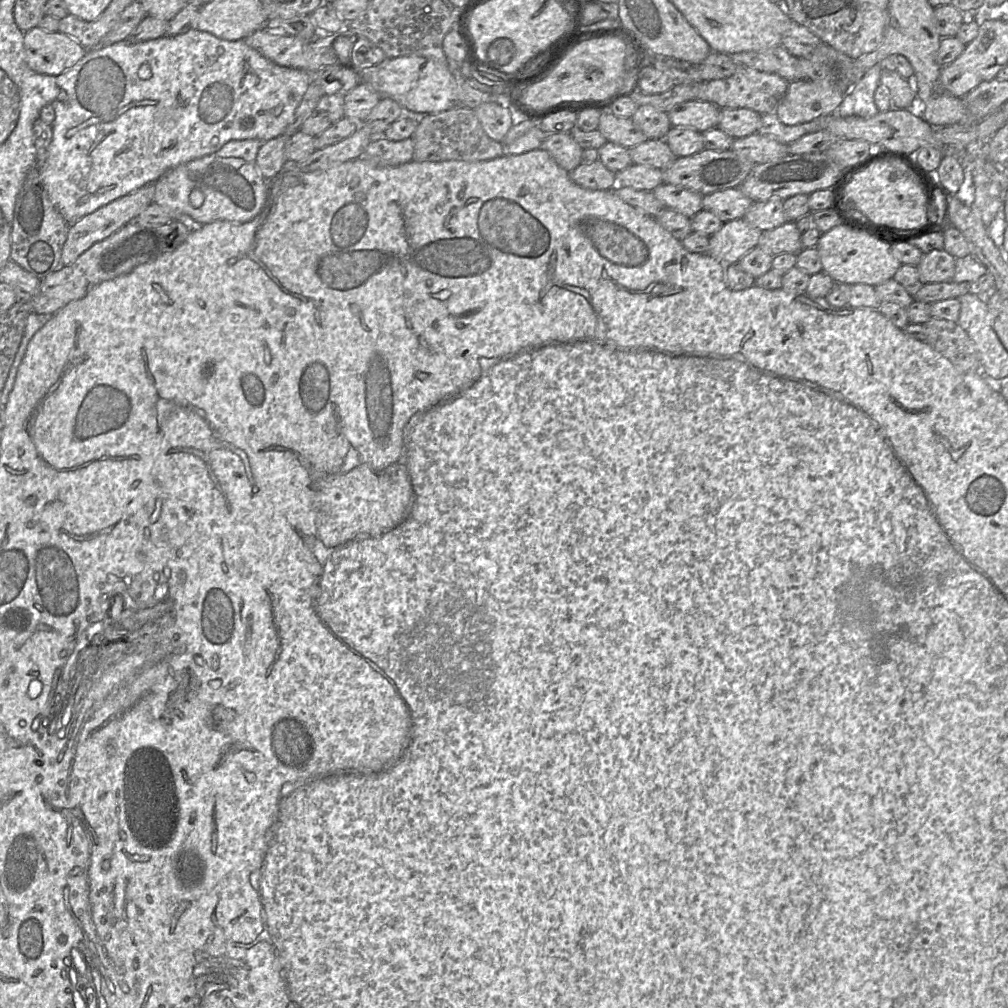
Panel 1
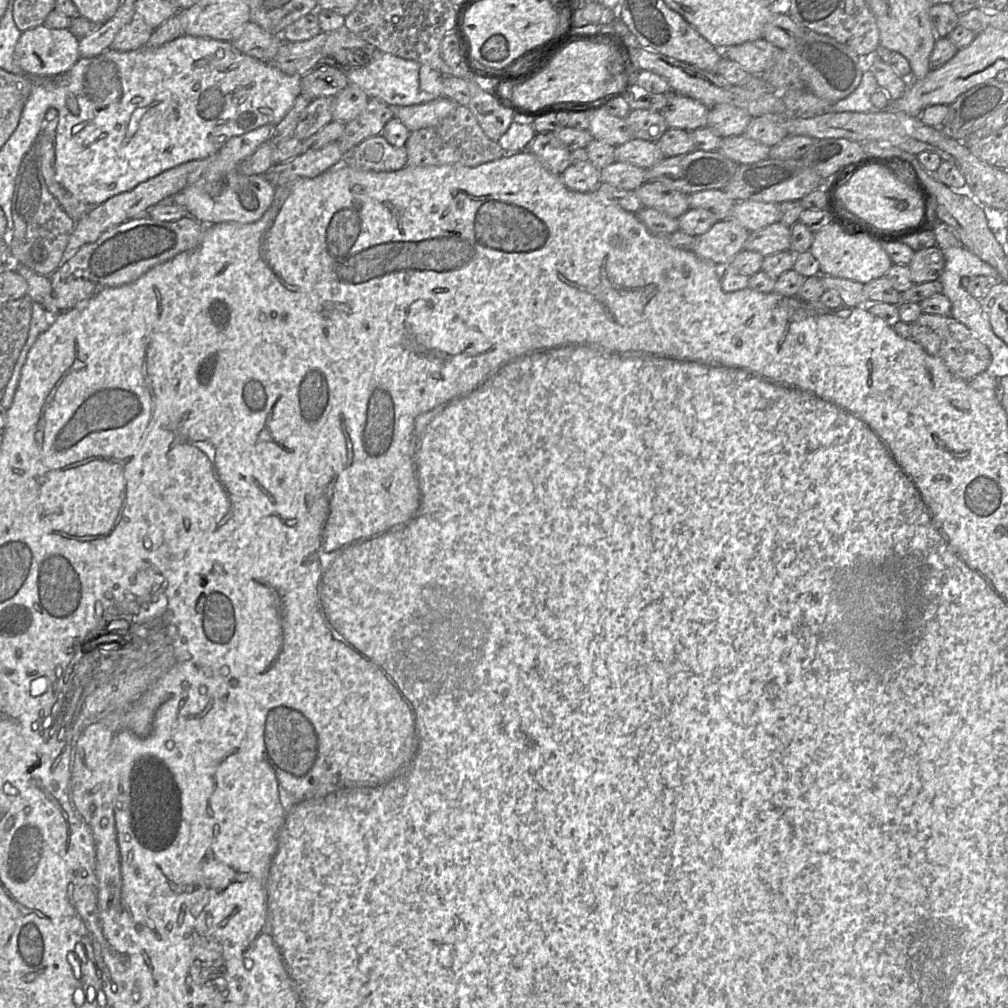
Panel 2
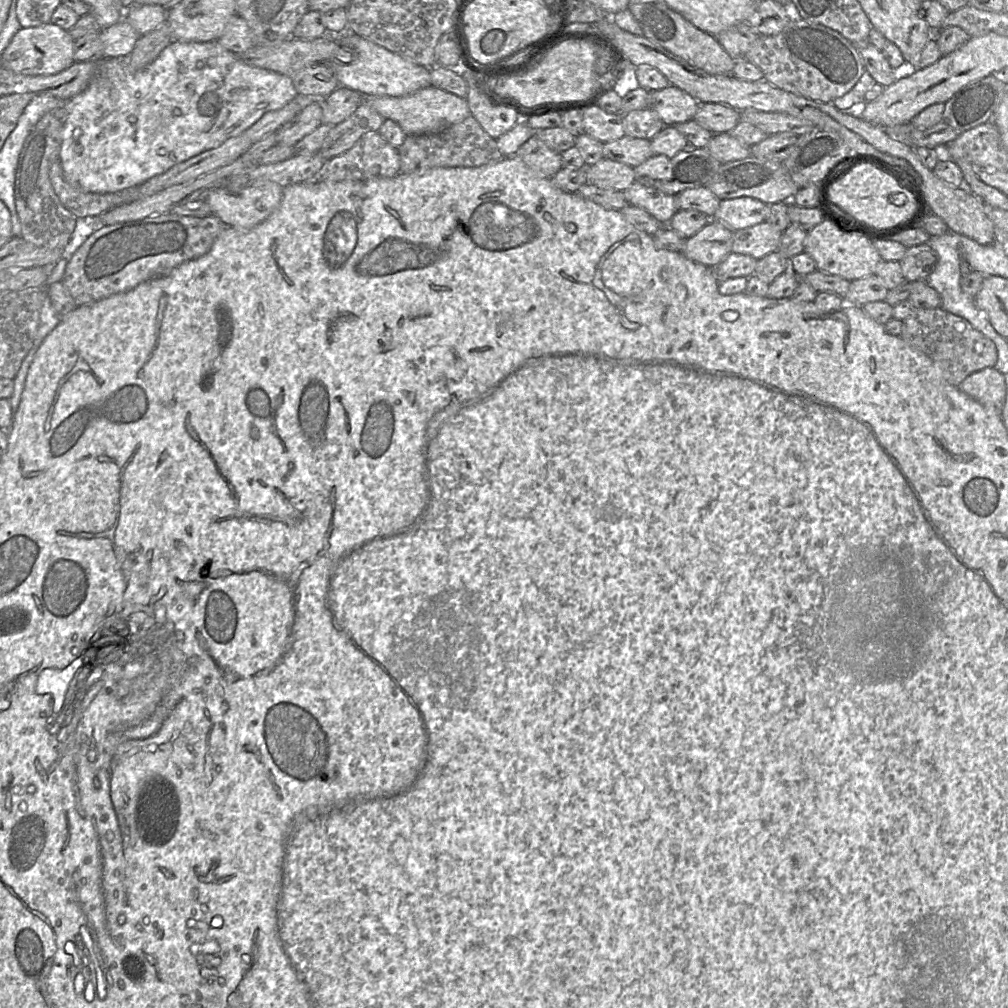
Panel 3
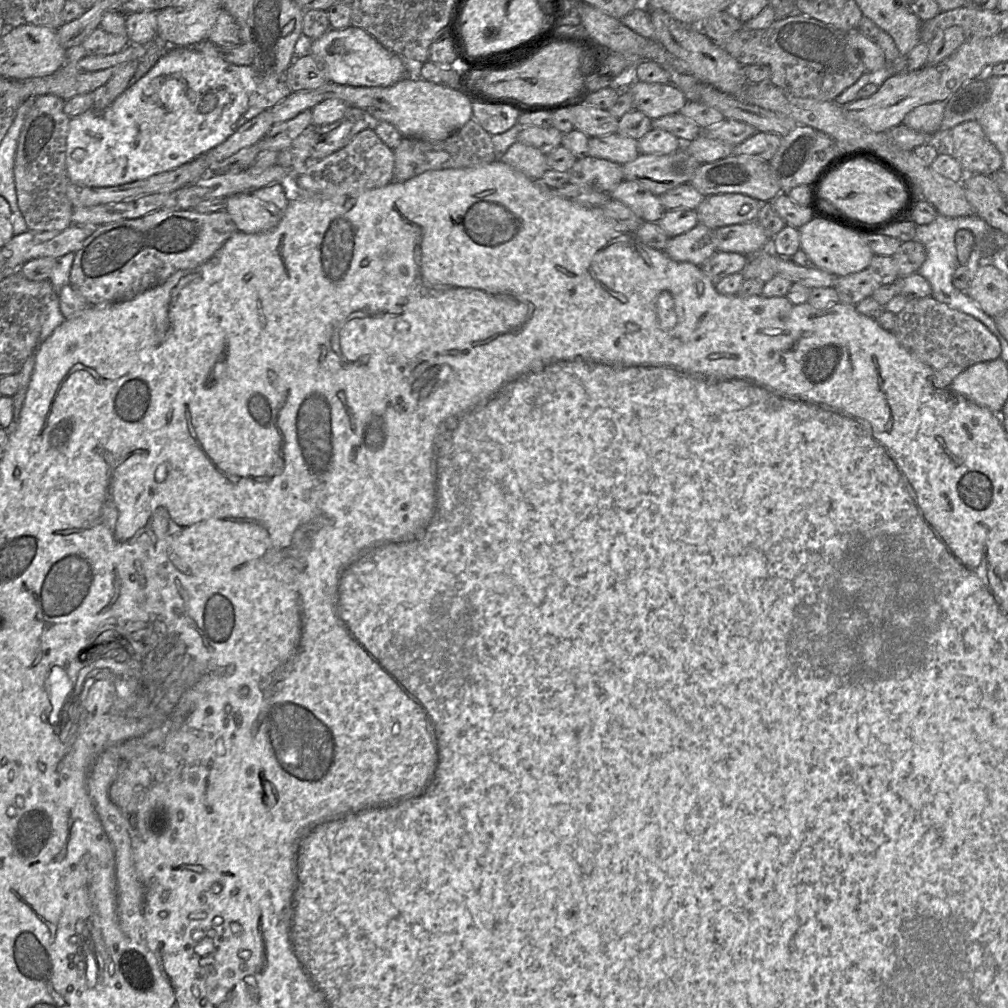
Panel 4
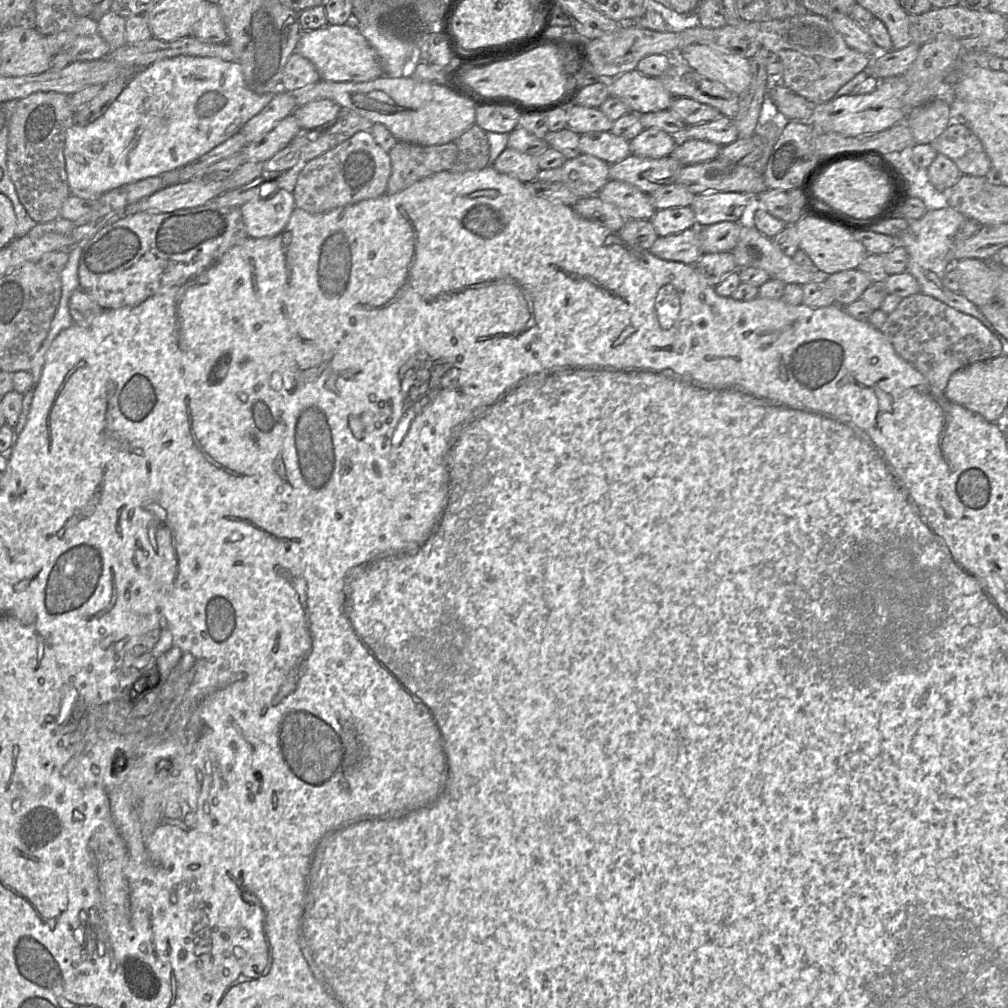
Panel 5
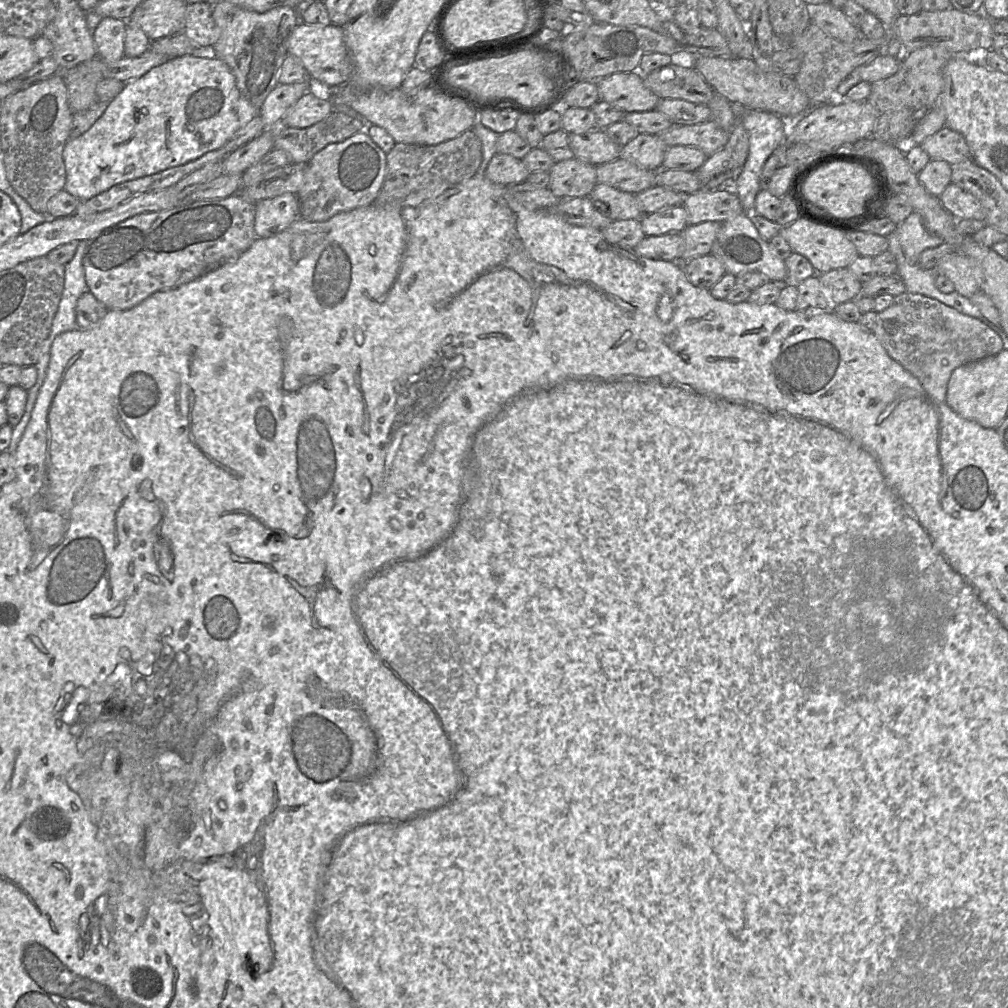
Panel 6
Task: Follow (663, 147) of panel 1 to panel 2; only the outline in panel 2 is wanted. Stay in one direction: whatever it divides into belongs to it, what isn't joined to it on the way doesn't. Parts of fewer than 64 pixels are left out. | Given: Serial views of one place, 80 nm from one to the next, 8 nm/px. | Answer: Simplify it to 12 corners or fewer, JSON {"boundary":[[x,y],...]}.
{"boundary":[[633,138],[615,147],[616,162],[649,169],[664,160],[656,142]]}

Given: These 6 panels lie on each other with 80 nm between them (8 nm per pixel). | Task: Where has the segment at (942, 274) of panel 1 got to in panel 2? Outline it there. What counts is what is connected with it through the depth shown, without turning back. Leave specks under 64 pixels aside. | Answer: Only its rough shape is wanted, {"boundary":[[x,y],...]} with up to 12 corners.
{"boundary":[[916,251],[908,264],[914,284],[938,280],[944,253]]}

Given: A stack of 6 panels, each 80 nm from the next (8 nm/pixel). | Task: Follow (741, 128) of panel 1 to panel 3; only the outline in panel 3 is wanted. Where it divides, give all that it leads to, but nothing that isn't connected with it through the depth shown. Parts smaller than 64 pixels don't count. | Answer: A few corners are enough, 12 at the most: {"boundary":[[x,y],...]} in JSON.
{"boundary":[[701,103],[693,120],[711,133],[730,132],[741,114]]}

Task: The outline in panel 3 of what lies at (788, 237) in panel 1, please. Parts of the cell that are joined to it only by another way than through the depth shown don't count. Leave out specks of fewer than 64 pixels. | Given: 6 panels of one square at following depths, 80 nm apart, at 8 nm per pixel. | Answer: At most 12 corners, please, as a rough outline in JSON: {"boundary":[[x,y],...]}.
{"boundary":[[768,222],[733,232],[732,252],[763,258],[782,232]]}

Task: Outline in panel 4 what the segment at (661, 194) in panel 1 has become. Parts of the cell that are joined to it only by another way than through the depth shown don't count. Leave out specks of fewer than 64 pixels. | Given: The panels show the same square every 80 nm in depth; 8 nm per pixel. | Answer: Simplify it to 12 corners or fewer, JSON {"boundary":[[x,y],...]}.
{"boundary":[[623,180],[609,192],[644,222],[666,212],[659,196]]}

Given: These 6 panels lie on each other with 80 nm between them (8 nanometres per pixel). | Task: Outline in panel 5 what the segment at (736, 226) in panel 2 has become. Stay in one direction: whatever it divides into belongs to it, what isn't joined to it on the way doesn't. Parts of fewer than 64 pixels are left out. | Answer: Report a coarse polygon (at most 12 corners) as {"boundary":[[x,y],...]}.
{"boundary":[[700,228],[659,236],[649,251],[694,265],[704,254]]}

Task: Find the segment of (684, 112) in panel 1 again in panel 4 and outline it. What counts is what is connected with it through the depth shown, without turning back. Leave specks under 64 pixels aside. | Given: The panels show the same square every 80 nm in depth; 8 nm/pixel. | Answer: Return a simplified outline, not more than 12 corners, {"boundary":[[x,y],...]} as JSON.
{"boundary":[[636,81],[633,110],[650,119],[679,113],[688,101],[673,84]]}

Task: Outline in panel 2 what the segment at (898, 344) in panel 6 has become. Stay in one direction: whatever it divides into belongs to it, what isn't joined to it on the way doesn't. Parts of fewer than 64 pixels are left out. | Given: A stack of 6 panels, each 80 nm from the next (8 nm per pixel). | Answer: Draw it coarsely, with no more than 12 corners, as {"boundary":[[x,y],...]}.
{"boundary":[[922,313],[914,340],[957,378],[986,371],[991,353],[951,316]]}

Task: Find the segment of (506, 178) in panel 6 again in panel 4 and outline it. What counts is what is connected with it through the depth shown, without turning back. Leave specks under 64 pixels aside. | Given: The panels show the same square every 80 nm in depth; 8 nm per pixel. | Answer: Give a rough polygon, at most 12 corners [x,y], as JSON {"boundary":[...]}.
{"boundary":[[521,142],[501,161],[535,181],[549,170],[547,155]]}

